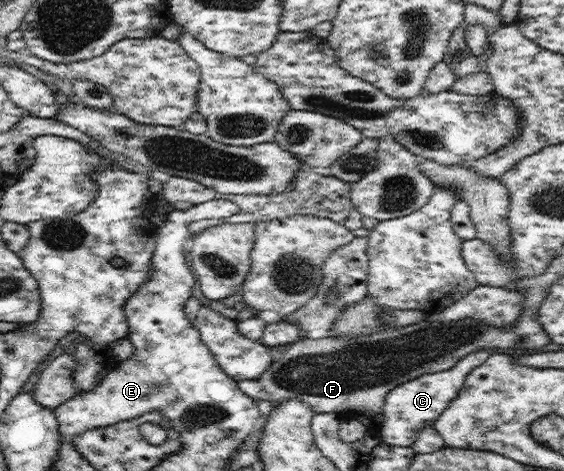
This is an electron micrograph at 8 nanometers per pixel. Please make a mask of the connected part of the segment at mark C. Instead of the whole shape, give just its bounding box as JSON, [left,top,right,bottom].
[379,350,491,447]

